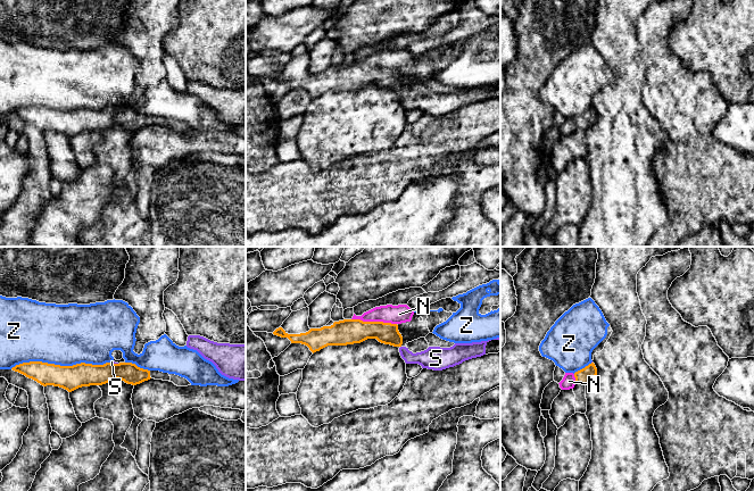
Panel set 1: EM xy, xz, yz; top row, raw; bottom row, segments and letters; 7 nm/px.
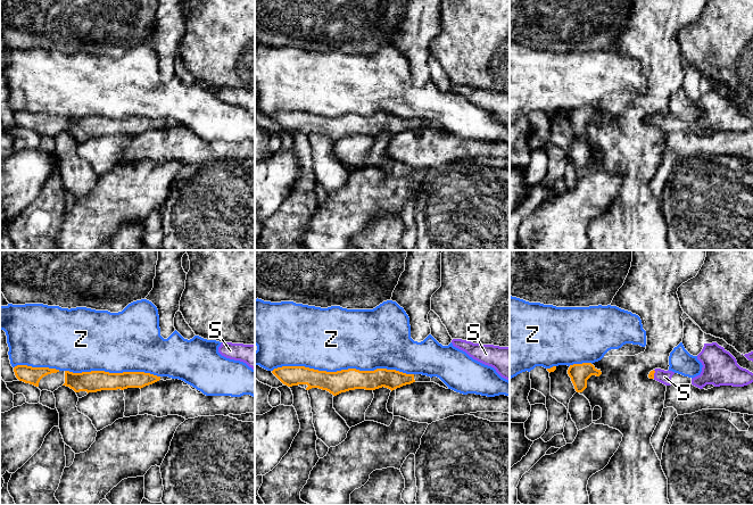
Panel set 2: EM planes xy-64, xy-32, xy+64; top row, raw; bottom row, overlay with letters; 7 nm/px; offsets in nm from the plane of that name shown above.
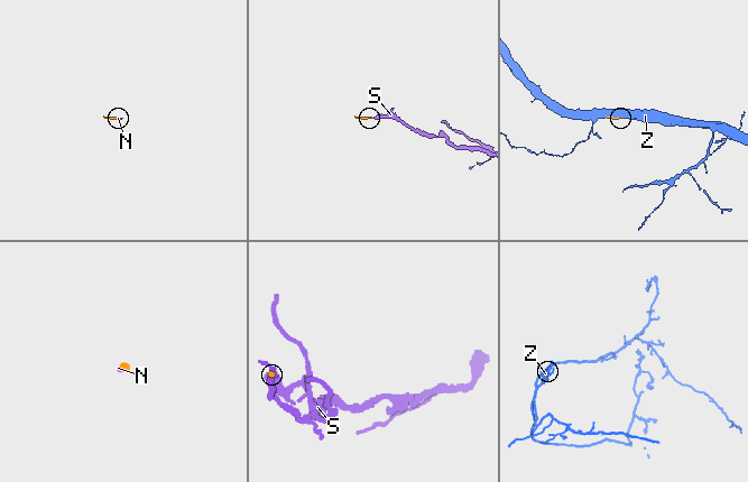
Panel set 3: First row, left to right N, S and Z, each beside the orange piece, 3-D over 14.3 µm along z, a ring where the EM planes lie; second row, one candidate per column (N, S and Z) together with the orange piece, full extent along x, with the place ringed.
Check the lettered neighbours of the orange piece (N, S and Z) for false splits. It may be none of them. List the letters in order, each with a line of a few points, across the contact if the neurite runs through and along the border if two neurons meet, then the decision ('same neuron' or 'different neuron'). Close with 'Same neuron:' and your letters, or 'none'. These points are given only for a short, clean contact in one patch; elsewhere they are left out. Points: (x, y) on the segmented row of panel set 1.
N: line xz (345, 332), (355, 331), (374, 322), (399, 314); same neuron
S: line xy (82, 374), (104, 374), (115, 364), (112, 361); same neuron
Z: different neuron
Same neuron: N, S

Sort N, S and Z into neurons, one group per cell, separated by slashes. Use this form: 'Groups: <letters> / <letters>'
Groups: N S / Z

